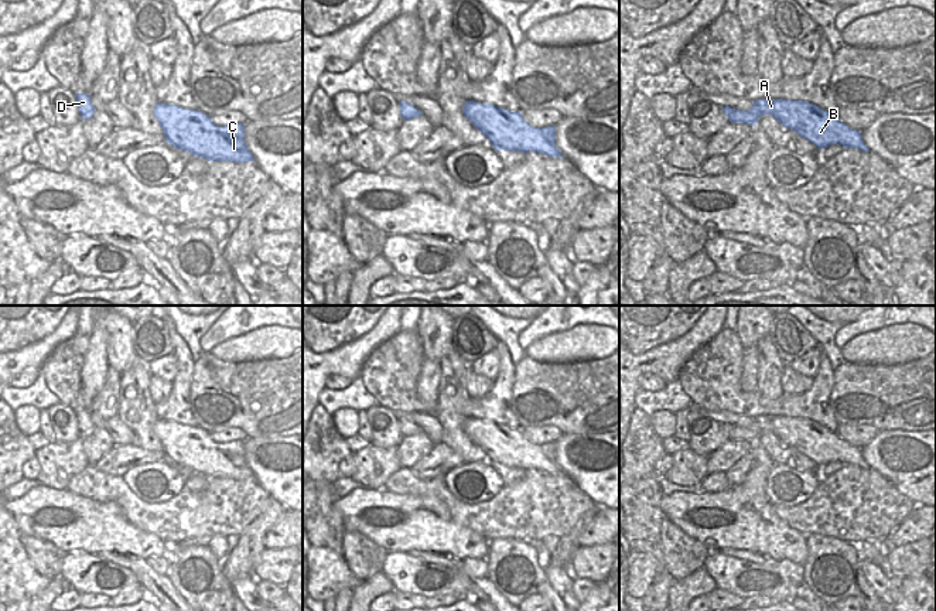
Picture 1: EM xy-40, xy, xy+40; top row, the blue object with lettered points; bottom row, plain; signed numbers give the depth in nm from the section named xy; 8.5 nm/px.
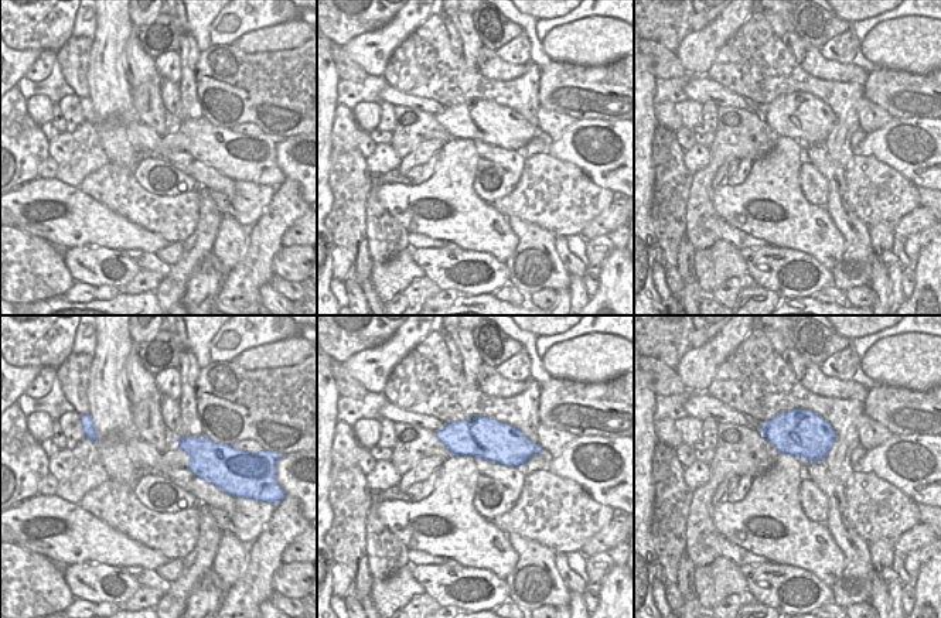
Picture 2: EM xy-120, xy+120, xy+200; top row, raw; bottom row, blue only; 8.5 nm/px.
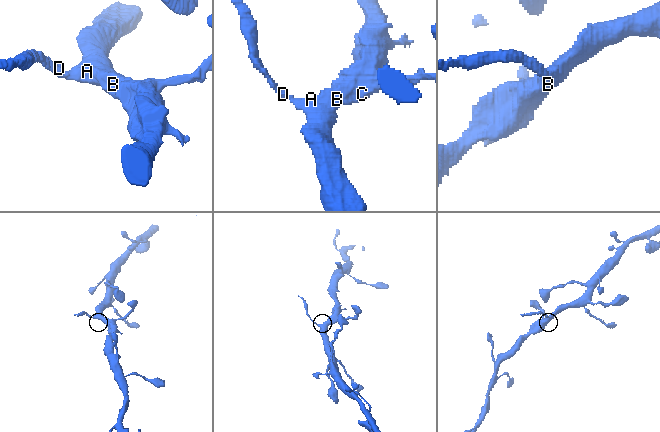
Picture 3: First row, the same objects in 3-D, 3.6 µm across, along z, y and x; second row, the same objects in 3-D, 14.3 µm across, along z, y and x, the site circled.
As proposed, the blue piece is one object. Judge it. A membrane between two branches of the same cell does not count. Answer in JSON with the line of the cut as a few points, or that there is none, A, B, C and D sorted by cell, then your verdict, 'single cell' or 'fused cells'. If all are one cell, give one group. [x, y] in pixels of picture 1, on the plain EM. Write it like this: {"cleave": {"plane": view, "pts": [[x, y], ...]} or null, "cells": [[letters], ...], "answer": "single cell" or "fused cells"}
{"cleave": {"plane": "xy+40", "pts": [[734, 426], [728, 436]]}, "cells": [["A", "B", "C"], ["D"]], "answer": "fused cells"}

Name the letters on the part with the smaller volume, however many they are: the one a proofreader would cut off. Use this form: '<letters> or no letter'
D

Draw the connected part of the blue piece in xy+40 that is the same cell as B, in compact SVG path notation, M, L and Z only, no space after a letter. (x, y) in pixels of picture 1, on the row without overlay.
M758 416L749 427L734 426L728 437L756 443L762 431L773 433L783 444L796 448L819 467L840 461L844 465L870 468L861 448L850 446L837 433L806 417Z

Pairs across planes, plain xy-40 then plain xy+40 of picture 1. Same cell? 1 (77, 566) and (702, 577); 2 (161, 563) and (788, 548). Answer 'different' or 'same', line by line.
1: different
2: different

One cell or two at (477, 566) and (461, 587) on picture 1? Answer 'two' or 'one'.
one

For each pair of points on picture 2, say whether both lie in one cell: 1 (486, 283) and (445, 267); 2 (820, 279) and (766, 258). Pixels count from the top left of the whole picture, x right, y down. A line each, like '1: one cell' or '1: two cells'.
1: one cell
2: one cell

